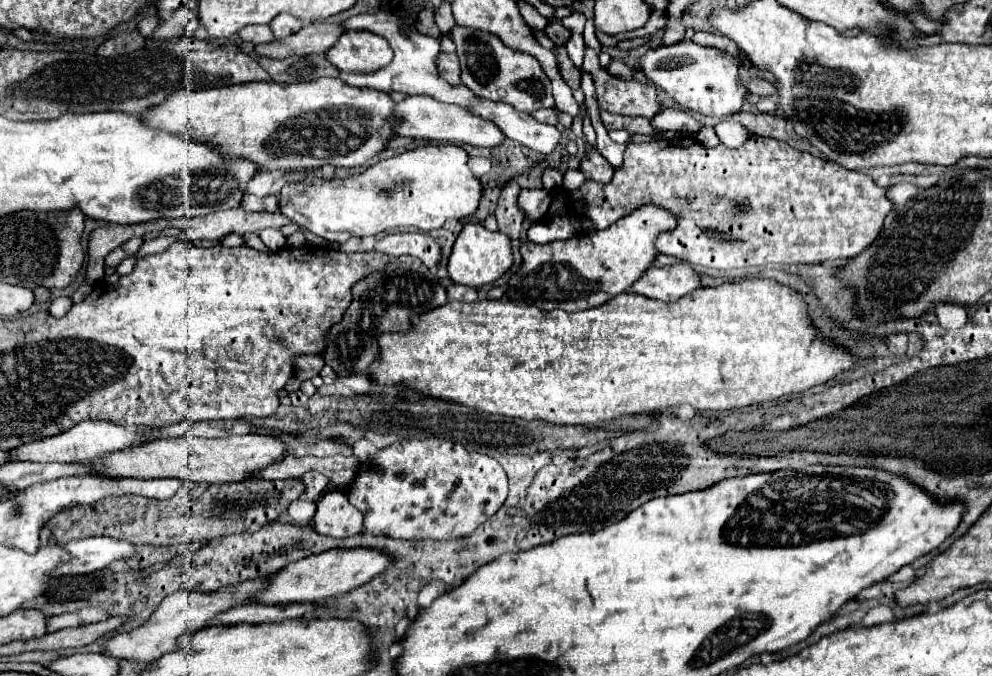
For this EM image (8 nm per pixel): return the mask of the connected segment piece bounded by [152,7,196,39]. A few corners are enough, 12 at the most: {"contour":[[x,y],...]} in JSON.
{"contour":[[180,7],[156,27],[154,39],[180,37],[196,11]]}

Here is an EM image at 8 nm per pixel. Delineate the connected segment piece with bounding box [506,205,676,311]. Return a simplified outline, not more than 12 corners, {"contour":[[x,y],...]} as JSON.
{"contour":[[642,205],[612,227],[524,241],[506,295],[582,311],[628,291],[672,213]]}

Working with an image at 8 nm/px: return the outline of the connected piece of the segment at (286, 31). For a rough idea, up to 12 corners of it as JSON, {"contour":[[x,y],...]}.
{"contour":[[284,13],[272,19],[276,39],[300,31],[300,19]]}

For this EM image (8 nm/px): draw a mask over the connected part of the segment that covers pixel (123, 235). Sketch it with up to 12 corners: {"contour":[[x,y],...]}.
{"contour":[[166,219],[98,227],[88,241],[84,281],[104,279],[104,257],[132,237],[166,229]]}

